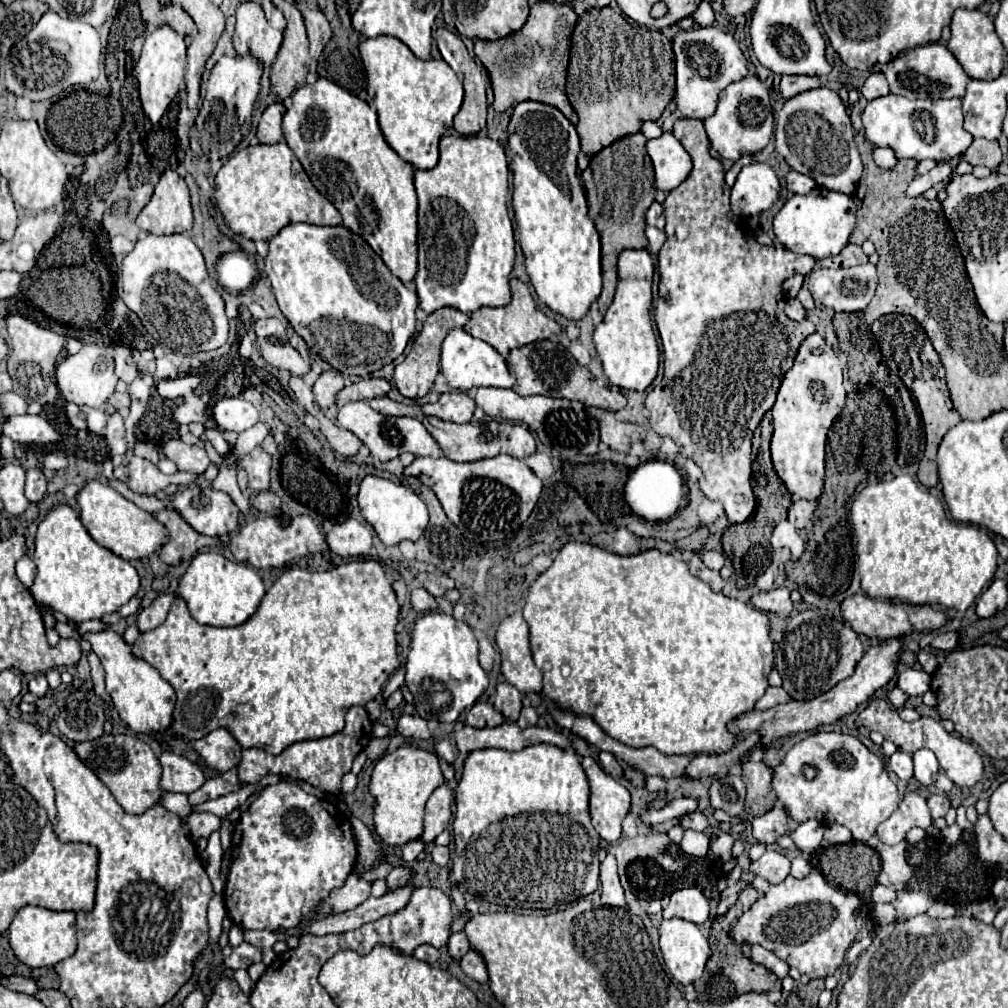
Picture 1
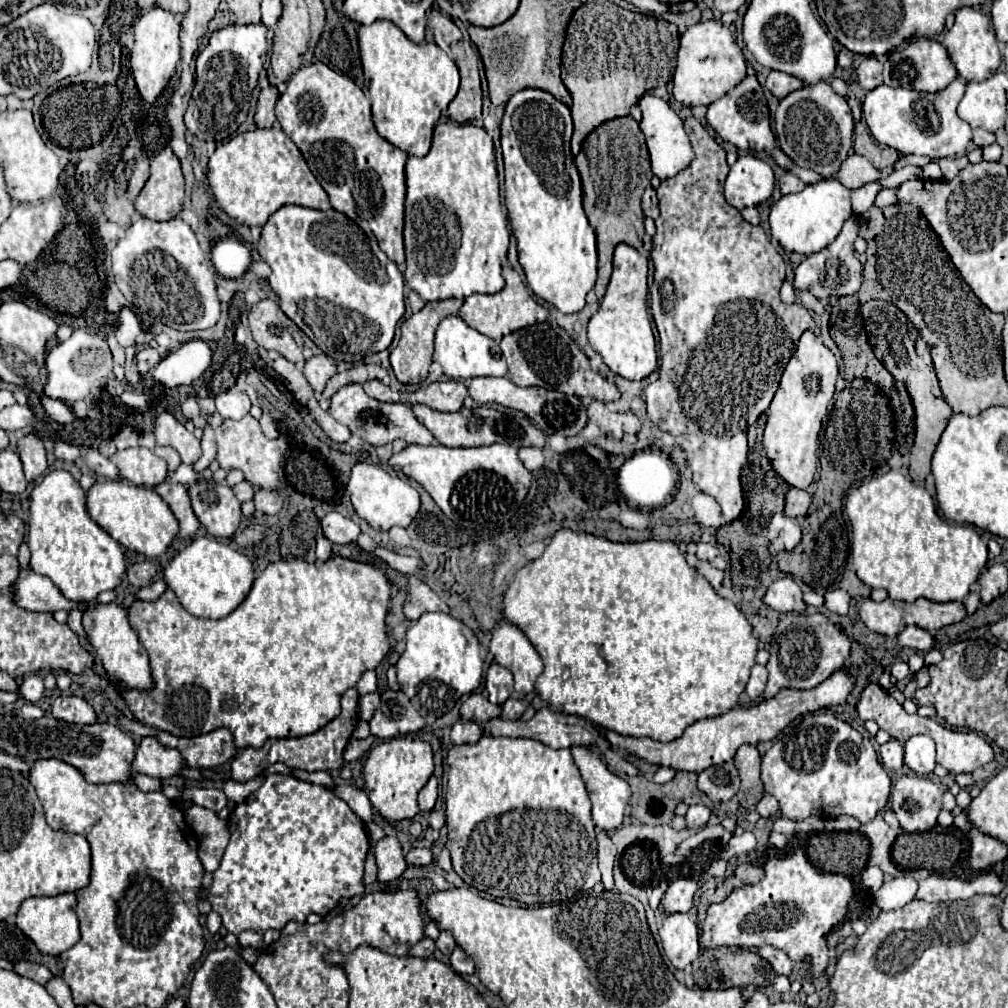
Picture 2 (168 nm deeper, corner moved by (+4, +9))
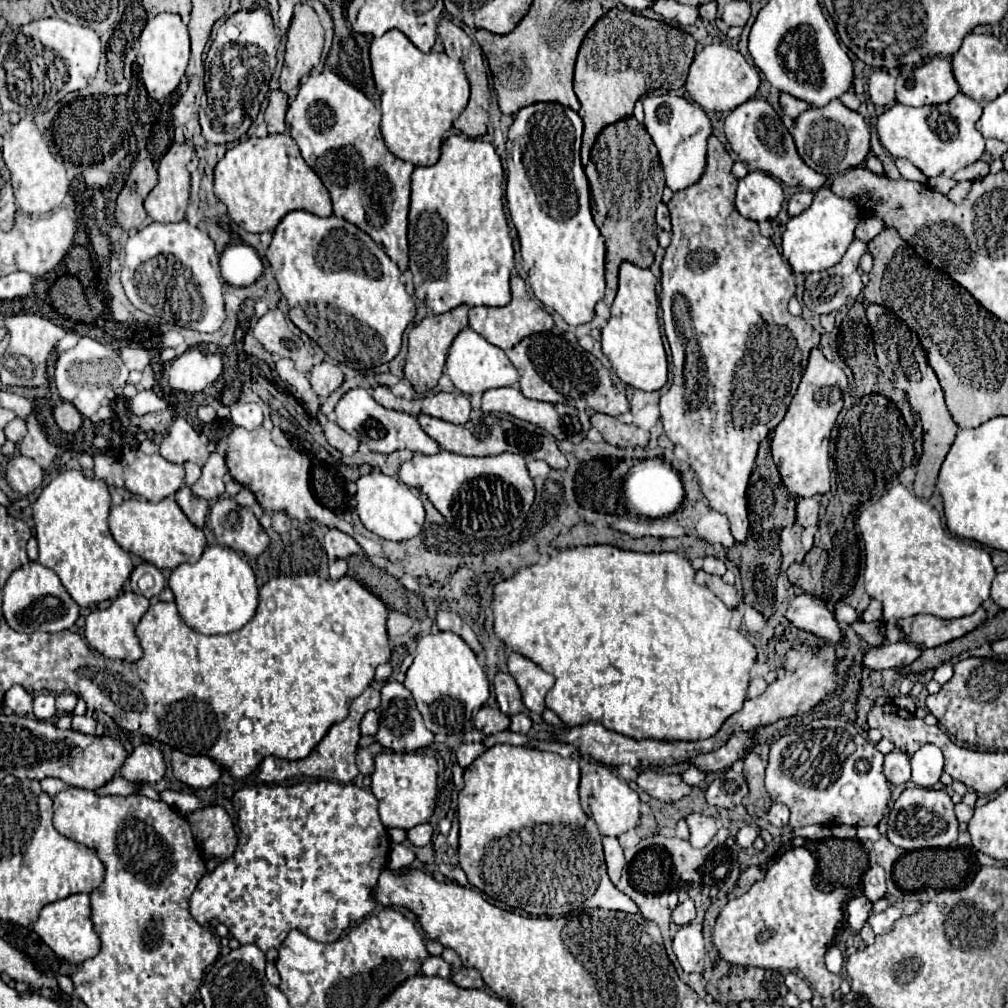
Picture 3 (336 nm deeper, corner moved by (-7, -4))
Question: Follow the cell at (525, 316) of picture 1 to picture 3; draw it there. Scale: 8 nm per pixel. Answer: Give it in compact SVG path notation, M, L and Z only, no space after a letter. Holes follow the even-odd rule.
M521 277L511 279L511 295L513 299L505 307L471 307L469 309L469 327L499 349L511 349L527 335L553 329L553 317L527 293L527 285Z

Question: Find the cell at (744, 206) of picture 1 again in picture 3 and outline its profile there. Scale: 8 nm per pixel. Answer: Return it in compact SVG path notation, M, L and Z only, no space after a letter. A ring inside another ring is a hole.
M749 171L737 185L737 211L753 221L775 219L783 205L783 189L777 179L763 171Z

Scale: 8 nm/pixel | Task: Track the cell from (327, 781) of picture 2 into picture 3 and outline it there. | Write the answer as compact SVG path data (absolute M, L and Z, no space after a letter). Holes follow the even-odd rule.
M151 743L139 745L133 749L133 753L127 757L125 765L121 767L121 775L135 783L159 783L165 777L167 765L157 747Z

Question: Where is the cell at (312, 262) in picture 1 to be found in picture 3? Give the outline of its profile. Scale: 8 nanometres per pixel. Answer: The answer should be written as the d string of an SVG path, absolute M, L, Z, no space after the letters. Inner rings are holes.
M291 211L273 231L273 241L265 257L271 263L279 289L289 303L289 319L333 361L361 373L381 363L389 363L399 353L403 331L415 317L415 303L399 279L399 267L365 231L335 215L317 217L307 211Z

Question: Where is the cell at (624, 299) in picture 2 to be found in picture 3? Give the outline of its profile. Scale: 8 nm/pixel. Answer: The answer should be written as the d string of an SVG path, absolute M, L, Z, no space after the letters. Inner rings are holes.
M629 261L619 269L619 291L611 305L611 319L601 331L601 348L617 377L641 391L659 391L668 382L668 361L661 341L655 275Z

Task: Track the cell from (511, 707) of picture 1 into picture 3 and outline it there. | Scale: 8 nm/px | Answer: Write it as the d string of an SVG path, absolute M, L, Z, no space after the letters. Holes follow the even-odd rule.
M497 673L493 679L493 685L495 685L497 703L505 715L515 715L525 711L521 691L509 673Z

